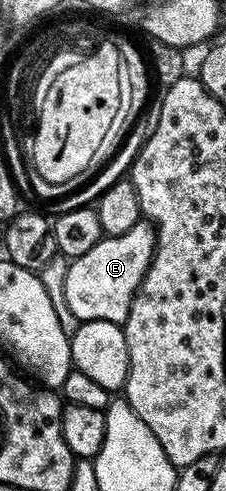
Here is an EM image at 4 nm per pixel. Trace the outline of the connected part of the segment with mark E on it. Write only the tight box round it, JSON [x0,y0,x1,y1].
[65,222,157,325]

